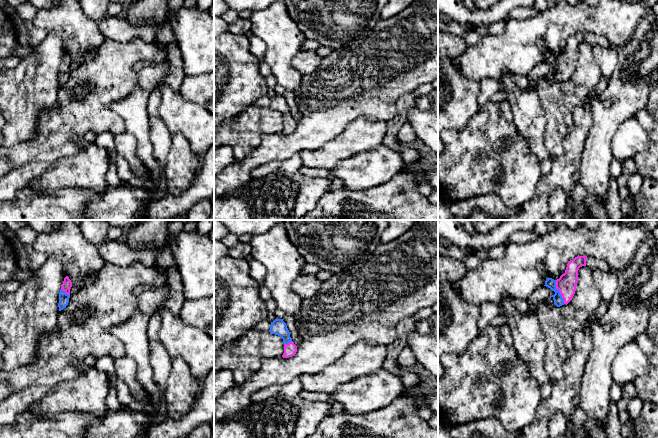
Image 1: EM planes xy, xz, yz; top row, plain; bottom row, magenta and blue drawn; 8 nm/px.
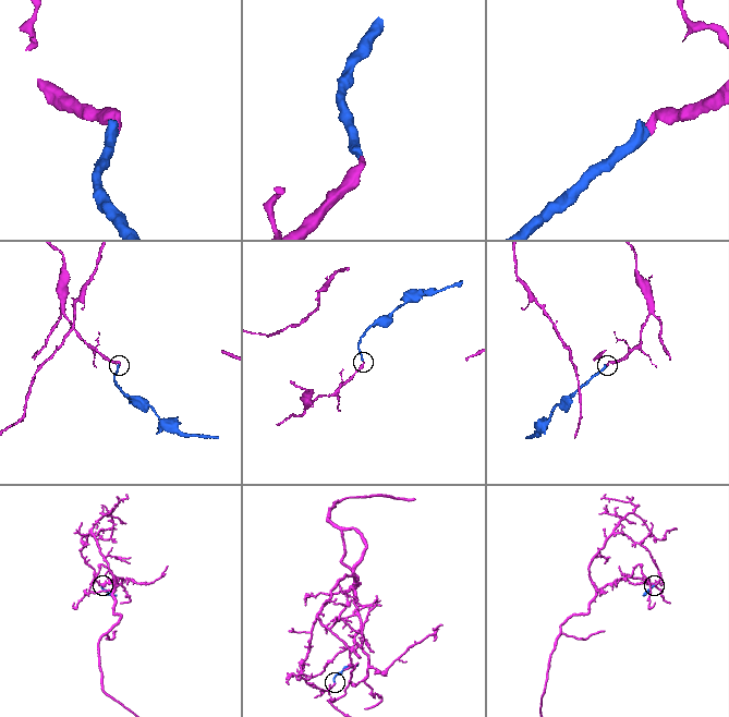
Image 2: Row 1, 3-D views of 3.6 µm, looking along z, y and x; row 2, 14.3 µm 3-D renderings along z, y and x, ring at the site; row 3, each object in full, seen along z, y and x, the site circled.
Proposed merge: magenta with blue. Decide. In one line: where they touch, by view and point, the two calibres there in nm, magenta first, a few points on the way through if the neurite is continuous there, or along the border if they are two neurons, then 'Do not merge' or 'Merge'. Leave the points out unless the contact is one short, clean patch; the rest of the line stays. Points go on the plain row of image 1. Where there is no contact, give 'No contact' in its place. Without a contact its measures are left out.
Touches magenta at yz (559, 67). Thickness 160 nm (magenta) against 80 nm. Path across: yz (566, 60), (559, 67), (550, 59). Merge

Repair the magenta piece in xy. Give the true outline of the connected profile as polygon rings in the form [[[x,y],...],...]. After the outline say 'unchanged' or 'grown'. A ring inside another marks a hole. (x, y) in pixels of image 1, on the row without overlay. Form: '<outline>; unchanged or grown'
[[[66,52],[64,54],[61,66],[59,68],[59,80],[58,80],[59,87],[63,86],[68,81],[71,63],[72,63],[72,58],[69,55],[69,53]]]; grown

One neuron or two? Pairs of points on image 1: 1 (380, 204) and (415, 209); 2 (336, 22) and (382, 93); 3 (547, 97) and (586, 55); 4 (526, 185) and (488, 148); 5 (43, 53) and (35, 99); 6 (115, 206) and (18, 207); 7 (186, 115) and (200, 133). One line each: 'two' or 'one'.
1: one
2: two
3: one
4: one
5: one
6: one
7: one

